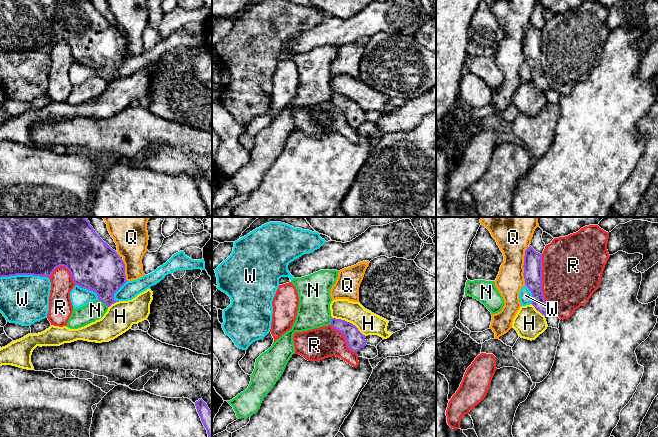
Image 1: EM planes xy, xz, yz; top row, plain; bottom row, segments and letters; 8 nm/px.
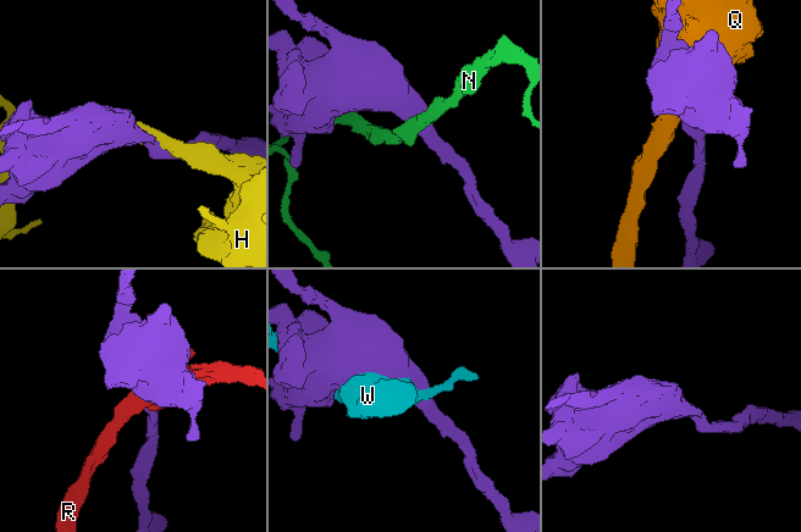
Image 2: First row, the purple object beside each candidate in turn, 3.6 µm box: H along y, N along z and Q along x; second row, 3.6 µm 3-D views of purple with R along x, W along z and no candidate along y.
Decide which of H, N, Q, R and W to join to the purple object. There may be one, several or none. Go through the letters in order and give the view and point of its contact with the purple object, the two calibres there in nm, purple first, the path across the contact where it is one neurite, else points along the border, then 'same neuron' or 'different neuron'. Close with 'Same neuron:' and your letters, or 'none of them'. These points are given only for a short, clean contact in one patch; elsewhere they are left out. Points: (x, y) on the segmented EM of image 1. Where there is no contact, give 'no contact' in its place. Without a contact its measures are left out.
H: meets purple in xz at (349, 322); 150 nm thick on the purple side, 190 nm on the other; border along xz (332, 317), (351, 322), (365, 336); different neuron
N: meets purple in xy at (103, 302); 360 nm thick on the purple side, 160 nm on the other; border along xy (98, 300), (108, 306); different neuron
Q: meets purple in yz at (523, 265); 150 nm thick on the purple side, 280 nm on the other; different neuron
R: meets purple in yz at (541, 283); 150 nm thick on the purple side, 460 nm on the other; different neuron
W: meets purple in xy at (24, 274); 500 nm thick on the purple side, 400 nm on the other; different neuron
Same neuron: none of them

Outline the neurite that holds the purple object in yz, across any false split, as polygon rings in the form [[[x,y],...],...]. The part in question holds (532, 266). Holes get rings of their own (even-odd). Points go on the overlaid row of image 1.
[[[531,246],[525,250],[524,256],[525,285],[532,293],[532,305],[542,315],[549,314],[542,291],[542,254],[536,252]]]

